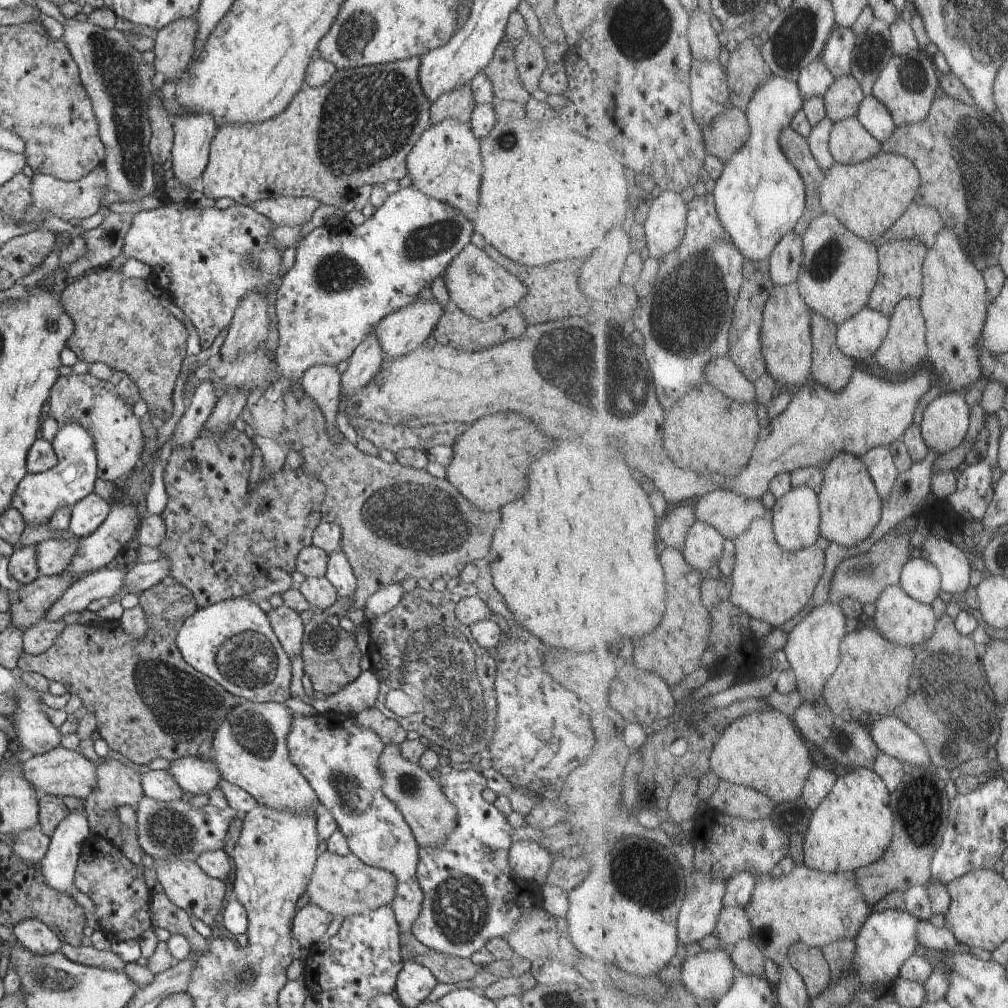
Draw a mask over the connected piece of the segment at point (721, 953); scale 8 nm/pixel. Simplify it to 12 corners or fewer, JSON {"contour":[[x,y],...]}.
{"contour":[[732,950],[686,958],[679,985],[721,1000],[740,973]]}

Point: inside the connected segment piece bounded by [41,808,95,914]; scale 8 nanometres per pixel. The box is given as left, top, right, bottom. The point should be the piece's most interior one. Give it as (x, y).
(58, 867)

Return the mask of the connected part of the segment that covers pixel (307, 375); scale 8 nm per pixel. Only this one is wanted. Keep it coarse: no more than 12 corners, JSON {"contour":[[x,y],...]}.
{"contour":[[312,366],[302,376],[304,392],[326,416],[328,432],[340,444],[337,426],[341,372]]}

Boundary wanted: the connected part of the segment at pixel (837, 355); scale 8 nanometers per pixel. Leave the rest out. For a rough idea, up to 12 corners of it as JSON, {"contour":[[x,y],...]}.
{"contour":[[814,313],[813,380],[842,392],[857,359],[839,345],[841,324]]}

